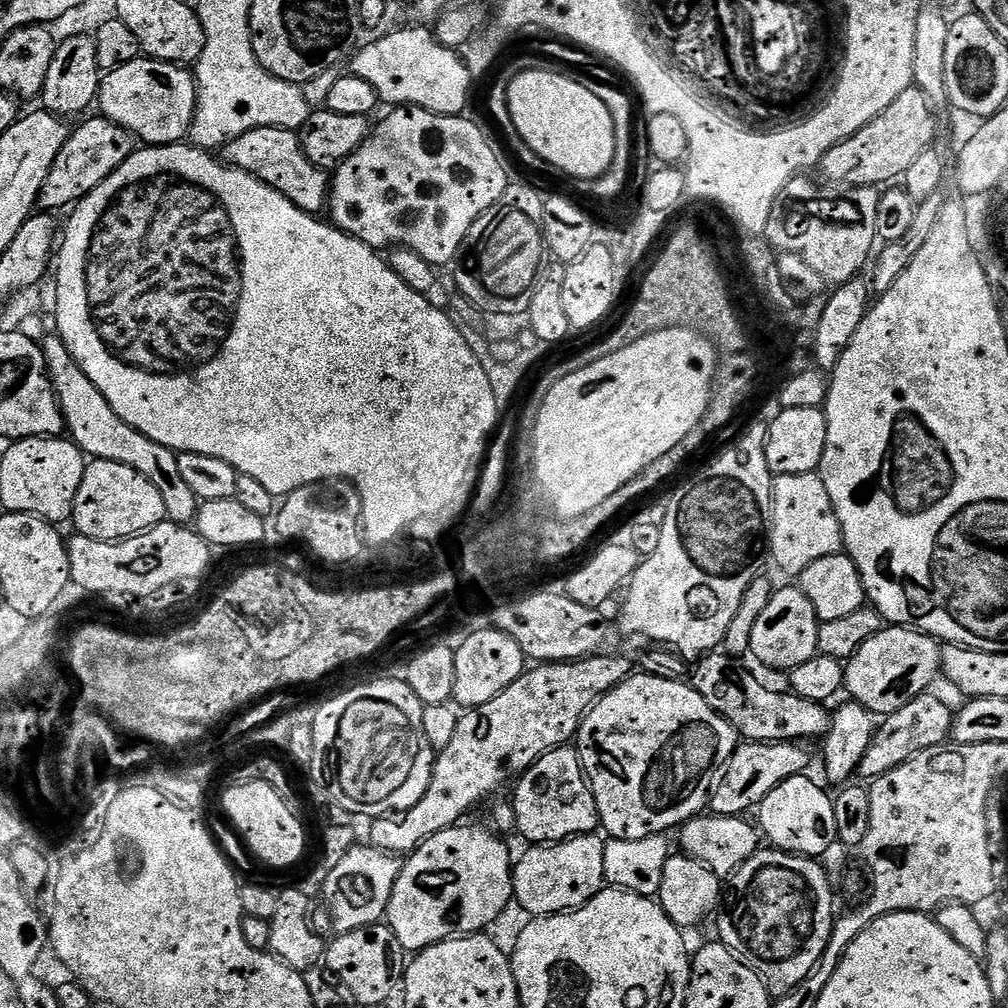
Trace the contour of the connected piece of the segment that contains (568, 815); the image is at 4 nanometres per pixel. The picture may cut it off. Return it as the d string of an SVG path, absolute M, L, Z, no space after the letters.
M575 747L551 748L528 767L527 772L515 781L514 787L516 798L510 802L516 812L514 828L529 840L529 845L559 844L574 836L595 833L601 827L596 799Z

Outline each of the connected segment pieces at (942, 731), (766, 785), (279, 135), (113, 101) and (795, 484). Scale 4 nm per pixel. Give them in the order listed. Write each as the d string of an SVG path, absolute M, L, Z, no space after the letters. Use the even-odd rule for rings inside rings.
M932 695L914 698L914 702L906 702L902 710L894 710L894 714L879 721L874 738L860 763L859 775L865 776L865 781L871 782L882 774L890 774L890 770L902 766L902 762L914 758L922 750L939 748L949 743L954 719L953 709L948 709L938 697Z
M744 742L737 747L730 758L720 784L712 791L711 811L718 816L743 817L744 812L755 809L786 778L803 776L809 771L808 763L812 756L805 745L800 742L777 742L774 744L757 744Z
M255 128L234 138L222 149L224 163L248 172L254 178L266 182L278 194L282 194L298 210L309 214L320 214L328 208L330 176L325 169L314 166L306 158L299 135L291 128Z
M138 58L134 62L126 62L126 66L118 66L113 72L107 73L100 81L100 94L98 97L98 112L104 119L122 126L126 131L131 132L137 141L148 146L159 146L161 144L179 144L192 131L192 119L196 113L196 77L187 67L178 64L168 64L165 60L153 60L151 58Z
M819 471L806 474L786 474L772 477L772 502L768 520L768 546L770 560L786 575L799 578L810 562L818 562L823 556L834 556L841 551L844 535L822 482Z

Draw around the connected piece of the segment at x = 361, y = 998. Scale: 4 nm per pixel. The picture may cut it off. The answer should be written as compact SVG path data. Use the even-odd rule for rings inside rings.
M381 922L362 926L358 930L341 932L335 937L333 944L329 943L326 948L326 968L333 976L344 983L344 988L360 1004L380 1004L392 992L392 987L397 987L398 981L404 975L406 967L406 953L403 946L398 942L394 930L389 928L387 923Z

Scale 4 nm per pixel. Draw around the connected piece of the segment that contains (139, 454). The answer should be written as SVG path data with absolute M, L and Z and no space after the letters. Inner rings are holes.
M45 335L42 347L48 367L48 377L52 379L64 415L64 427L72 443L80 447L85 457L118 462L142 474L142 478L146 478L146 482L150 482L150 486L154 486L154 490L158 490L158 495L162 497L165 517L174 524L191 525L196 519L196 511L200 509L202 501L182 478L178 470L176 453L146 438L146 434L142 434L134 426L118 418L110 402L106 402L106 398L98 390L98 386L94 386L94 382L86 378L82 366L78 366L78 362L72 357L59 335Z

